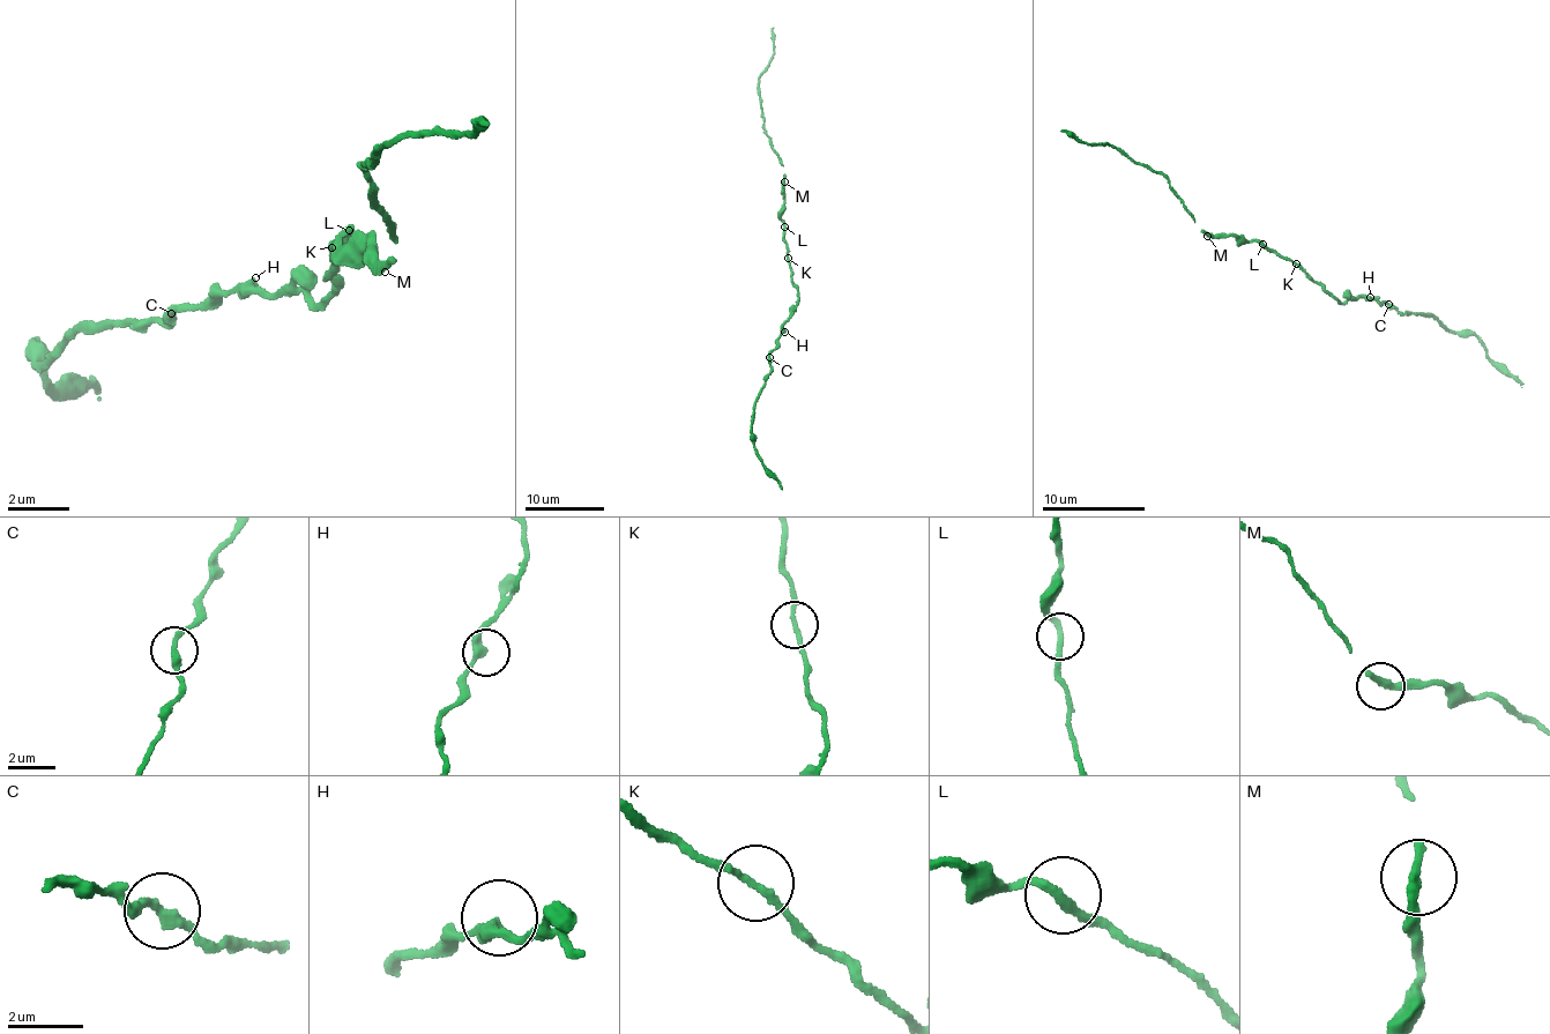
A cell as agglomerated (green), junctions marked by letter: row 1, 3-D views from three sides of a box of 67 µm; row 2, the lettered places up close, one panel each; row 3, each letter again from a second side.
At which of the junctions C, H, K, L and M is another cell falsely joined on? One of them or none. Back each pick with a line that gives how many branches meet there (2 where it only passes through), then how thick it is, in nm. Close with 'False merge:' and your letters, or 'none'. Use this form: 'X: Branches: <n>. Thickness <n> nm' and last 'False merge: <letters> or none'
C: Branches: 2. Thickness 280 nm
False merge: C

